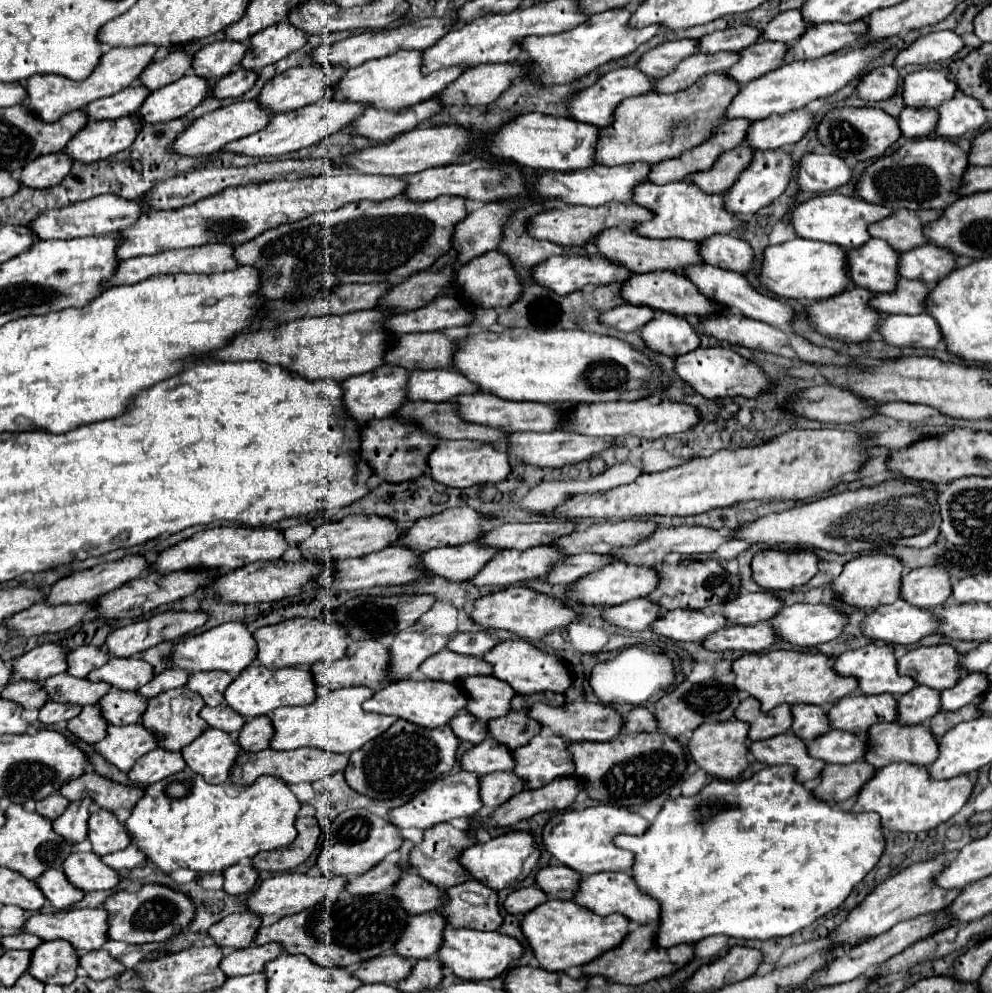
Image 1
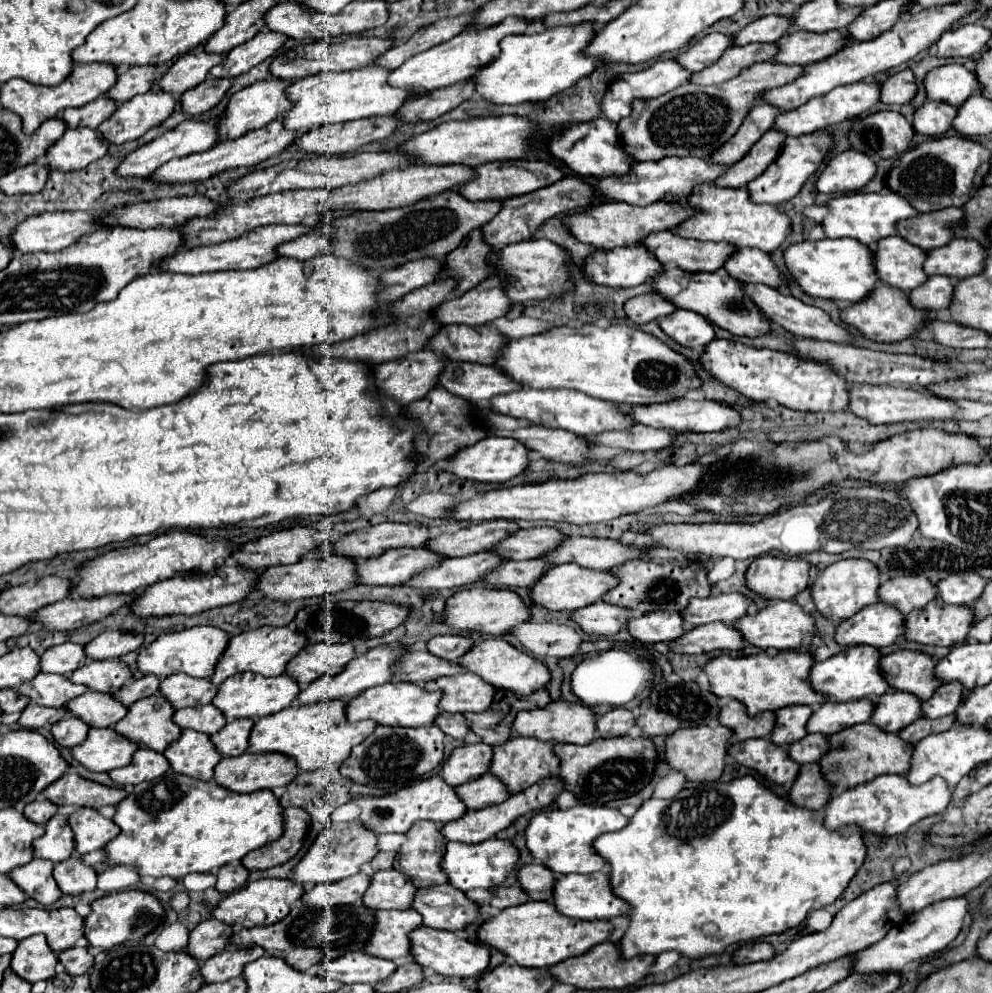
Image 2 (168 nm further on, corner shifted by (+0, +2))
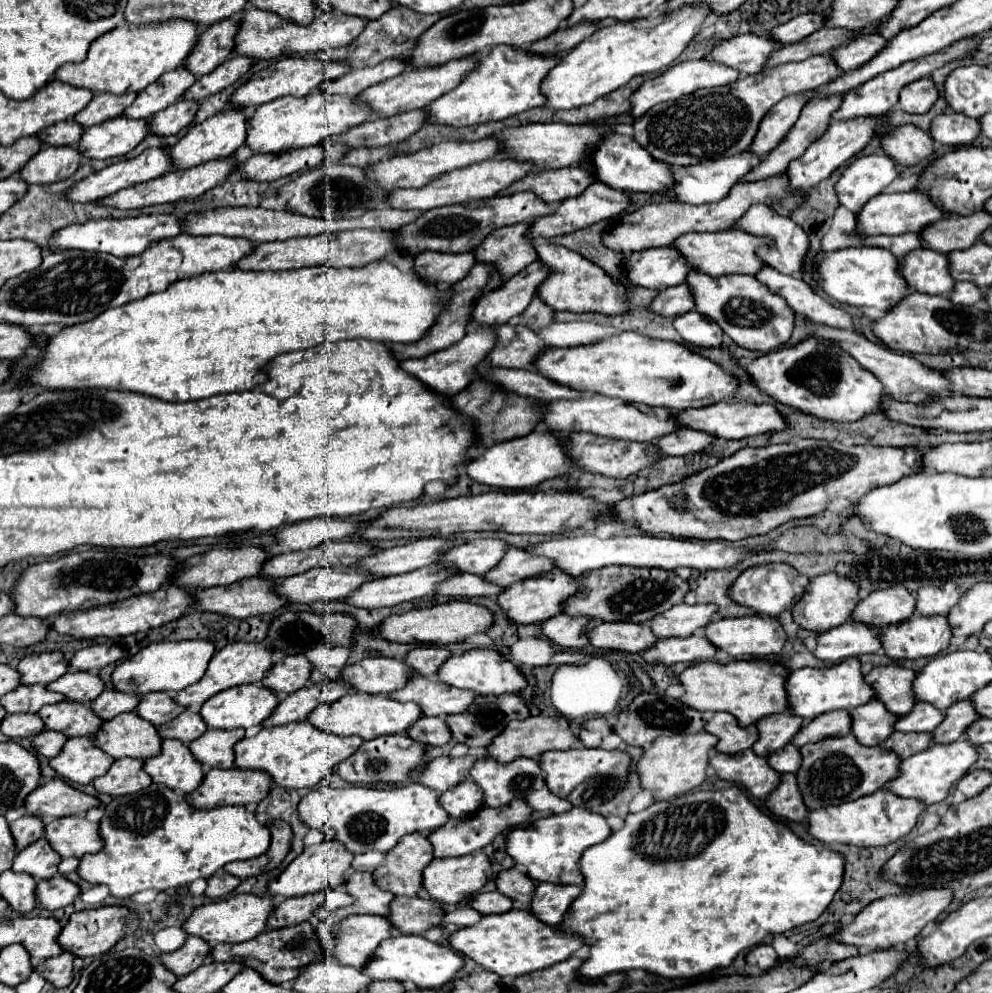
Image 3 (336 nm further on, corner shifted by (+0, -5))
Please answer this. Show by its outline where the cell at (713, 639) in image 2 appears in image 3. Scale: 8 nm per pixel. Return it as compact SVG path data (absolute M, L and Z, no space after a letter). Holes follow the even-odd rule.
M702 633L678 639L660 639L658 645L654 645L654 649L648 649L646 653L642 653L644 661L648 663L664 663L664 665L674 665L680 661L686 663L698 663L698 661L706 661L712 659L718 653L718 647L714 647L708 637L704 637Z

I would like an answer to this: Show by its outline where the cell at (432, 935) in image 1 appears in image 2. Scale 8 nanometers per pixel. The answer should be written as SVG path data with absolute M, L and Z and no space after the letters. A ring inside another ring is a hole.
M376 910L374 918L374 934L370 934L370 942L366 942L366 952L386 960L402 960L410 958L408 932L422 924L422 916L416 910Z

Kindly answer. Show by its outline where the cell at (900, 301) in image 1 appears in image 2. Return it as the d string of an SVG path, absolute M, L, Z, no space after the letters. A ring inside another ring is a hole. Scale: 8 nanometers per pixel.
M930 276L924 286L912 290L908 296L916 308L928 308L936 312L950 306L954 296L954 282L948 276Z

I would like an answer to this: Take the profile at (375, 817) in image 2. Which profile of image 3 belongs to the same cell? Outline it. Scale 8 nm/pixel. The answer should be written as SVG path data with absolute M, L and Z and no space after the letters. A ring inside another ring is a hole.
M412 783L392 791L378 791L366 787L332 789L320 787L302 797L298 813L312 829L324 829L330 837L342 841L352 853L390 851L400 837L410 833L430 835L438 825L448 821L448 813L438 801L438 793L426 785Z

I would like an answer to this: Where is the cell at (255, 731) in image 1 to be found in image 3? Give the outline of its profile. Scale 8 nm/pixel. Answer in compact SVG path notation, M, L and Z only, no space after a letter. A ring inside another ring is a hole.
M208 729L190 743L190 751L206 769L230 769L234 765L234 743L242 737L244 729Z

